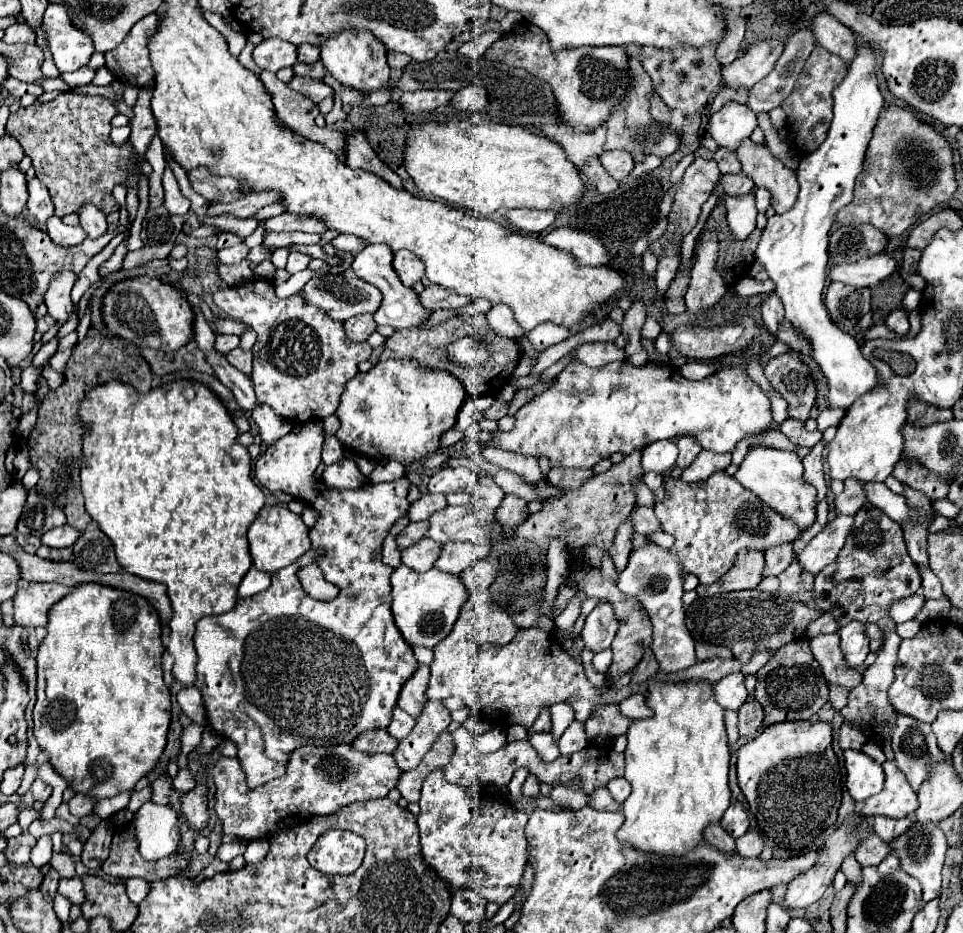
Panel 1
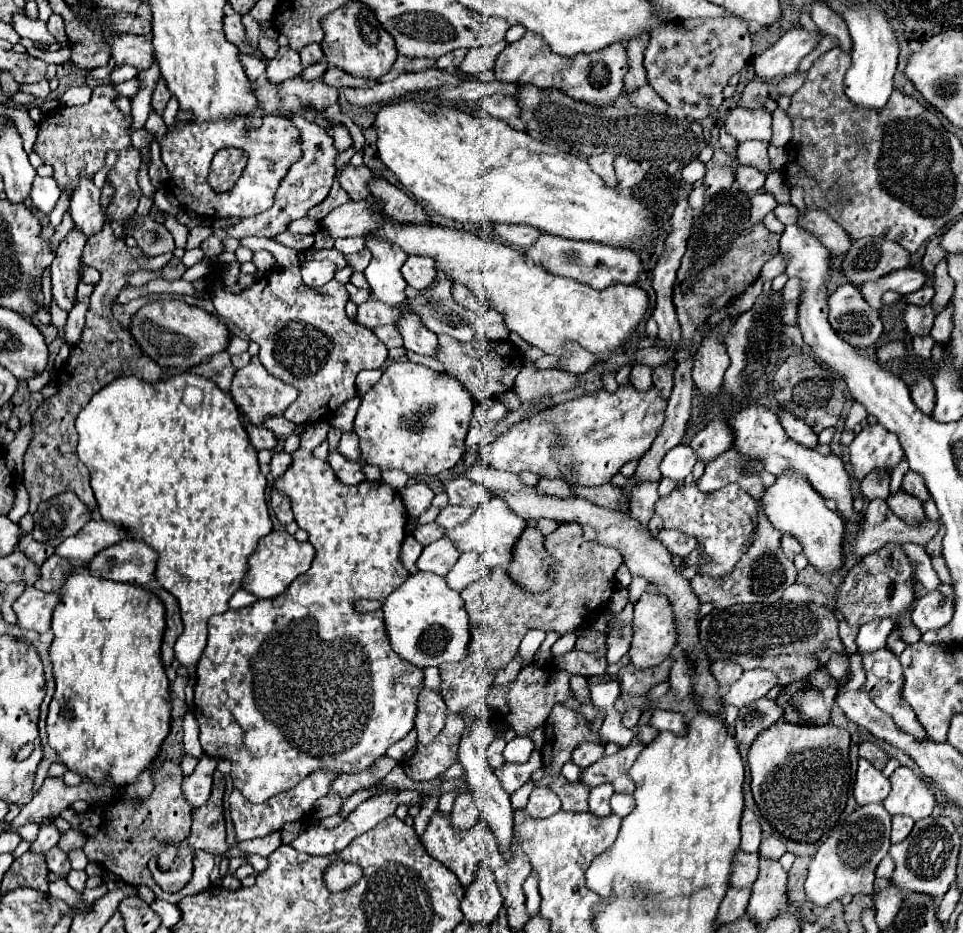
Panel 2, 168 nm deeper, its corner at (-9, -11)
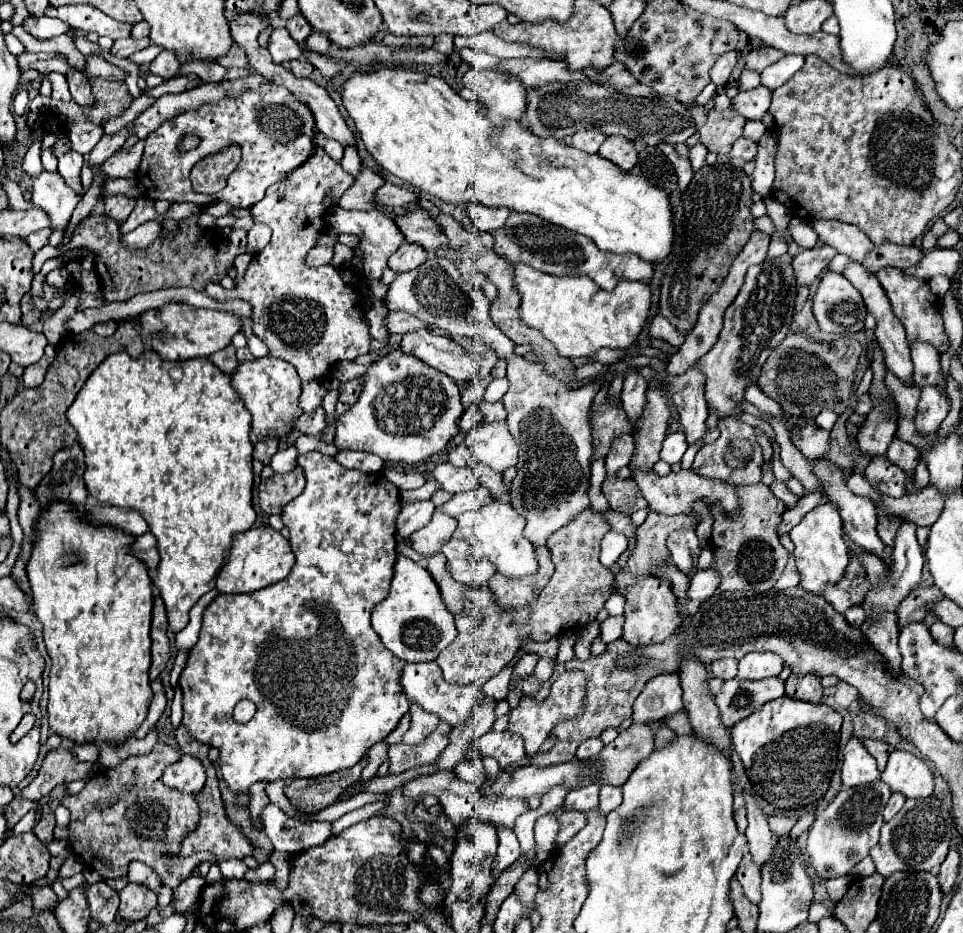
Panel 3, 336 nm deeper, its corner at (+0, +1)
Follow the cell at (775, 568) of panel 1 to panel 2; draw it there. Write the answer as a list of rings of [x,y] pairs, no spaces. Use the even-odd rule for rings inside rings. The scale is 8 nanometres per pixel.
[[[784,535],[784,537],[782,537],[782,549],[784,549],[786,557],[792,557],[792,559],[794,559],[798,553],[802,553],[800,543],[798,543],[792,535]]]

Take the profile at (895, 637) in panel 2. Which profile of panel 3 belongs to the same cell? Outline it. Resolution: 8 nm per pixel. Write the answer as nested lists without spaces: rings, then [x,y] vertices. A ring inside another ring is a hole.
[[[919,587],[915,589],[897,609],[897,627],[903,629],[905,625],[923,621],[927,615],[927,605],[935,599],[943,597],[943,593],[937,587]]]

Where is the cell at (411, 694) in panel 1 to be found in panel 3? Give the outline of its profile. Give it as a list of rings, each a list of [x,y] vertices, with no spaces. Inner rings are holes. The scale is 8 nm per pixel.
[[[411,705],[409,709],[411,713],[411,727],[409,731],[403,735],[403,741],[409,745],[417,745],[421,743],[431,731],[437,729],[439,725],[439,717],[433,717],[433,713],[425,713],[419,705]]]

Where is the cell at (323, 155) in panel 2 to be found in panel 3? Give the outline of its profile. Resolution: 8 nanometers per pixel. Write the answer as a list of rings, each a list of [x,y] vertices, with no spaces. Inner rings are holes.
[[[321,135],[315,137],[313,155],[293,169],[285,181],[271,185],[261,203],[251,207],[255,223],[271,227],[273,237],[269,245],[251,259],[243,281],[231,291],[223,287],[205,287],[207,297],[215,301],[241,299],[253,309],[253,333],[269,347],[271,357],[279,357],[297,367],[301,383],[323,381],[333,365],[339,361],[353,361],[355,357],[369,353],[369,325],[363,311],[355,305],[355,273],[339,271],[331,265],[309,269],[301,263],[311,247],[315,247],[315,235],[324,228],[325,211],[329,195],[339,199],[345,189],[353,185],[353,175],[343,171],[321,145]]]

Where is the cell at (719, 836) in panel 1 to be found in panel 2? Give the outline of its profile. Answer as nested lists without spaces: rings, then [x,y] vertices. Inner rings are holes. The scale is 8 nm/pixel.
[[[736,853],[730,885],[736,889],[752,889],[758,879],[758,853]]]

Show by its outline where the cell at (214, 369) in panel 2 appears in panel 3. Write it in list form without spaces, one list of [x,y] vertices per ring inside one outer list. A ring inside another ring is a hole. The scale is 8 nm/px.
[[[227,345],[225,349],[213,353],[209,357],[211,363],[215,363],[223,373],[233,373],[233,369],[237,367],[237,359],[235,359],[235,347],[233,345]]]

